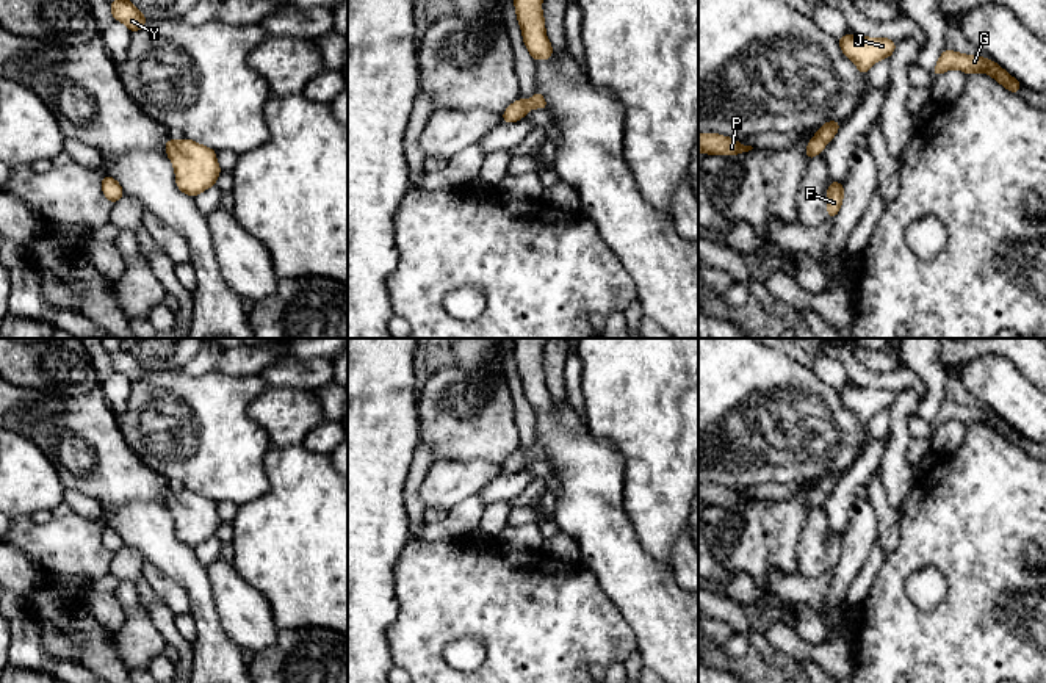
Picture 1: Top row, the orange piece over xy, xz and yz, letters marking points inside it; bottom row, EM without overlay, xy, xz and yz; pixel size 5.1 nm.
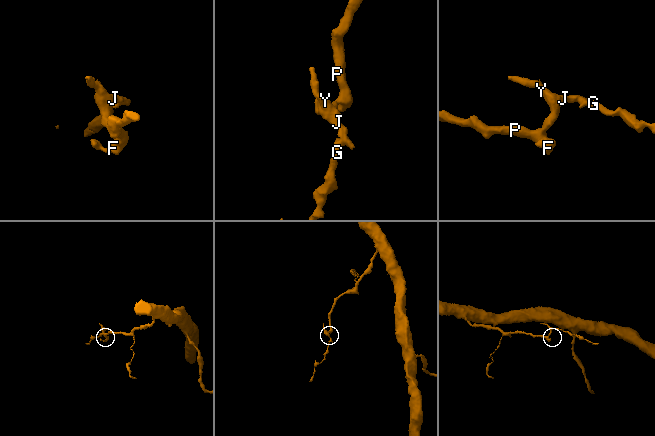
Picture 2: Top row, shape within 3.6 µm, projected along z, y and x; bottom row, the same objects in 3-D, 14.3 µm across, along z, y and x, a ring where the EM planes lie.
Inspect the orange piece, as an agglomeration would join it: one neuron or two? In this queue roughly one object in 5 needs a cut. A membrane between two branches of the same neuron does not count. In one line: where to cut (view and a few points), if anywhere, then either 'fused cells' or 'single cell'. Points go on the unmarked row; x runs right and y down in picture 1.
no cut | single cell

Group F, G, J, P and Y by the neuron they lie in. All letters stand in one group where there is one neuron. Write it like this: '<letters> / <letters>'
F G J P Y

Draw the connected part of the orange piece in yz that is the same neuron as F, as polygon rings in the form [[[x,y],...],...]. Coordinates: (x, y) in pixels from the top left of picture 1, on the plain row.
[[[831,531],[827,542],[827,564],[830,570],[836,569],[842,555],[842,548],[844,548],[844,536],[836,531]]]

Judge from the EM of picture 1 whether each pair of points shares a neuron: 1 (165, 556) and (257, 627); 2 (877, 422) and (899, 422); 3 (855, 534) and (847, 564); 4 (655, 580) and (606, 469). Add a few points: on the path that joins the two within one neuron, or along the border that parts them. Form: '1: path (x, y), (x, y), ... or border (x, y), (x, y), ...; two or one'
1: border (205, 569), (210, 578), (216, 616), (223, 628); two
2: border (890, 408), (888, 440); two
3: path (855, 542), (854, 556); one
4: path (627, 552), (606, 531), (606, 497); one

